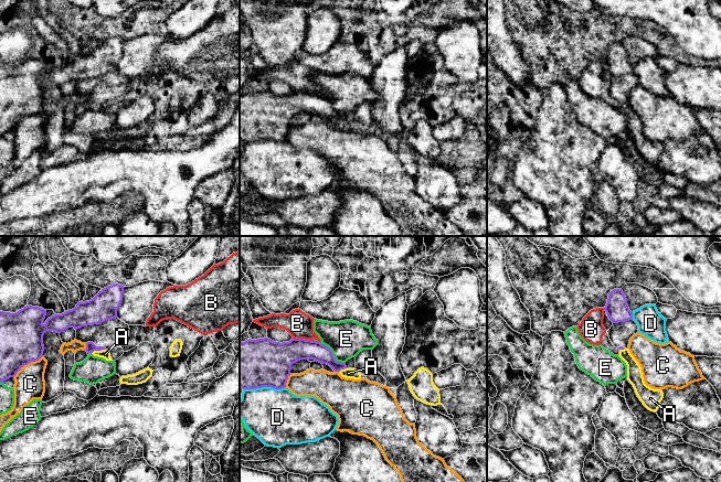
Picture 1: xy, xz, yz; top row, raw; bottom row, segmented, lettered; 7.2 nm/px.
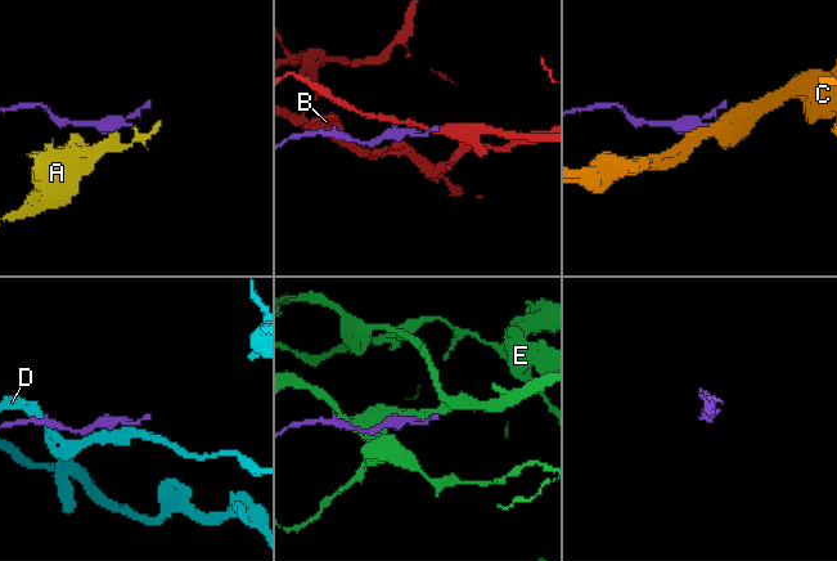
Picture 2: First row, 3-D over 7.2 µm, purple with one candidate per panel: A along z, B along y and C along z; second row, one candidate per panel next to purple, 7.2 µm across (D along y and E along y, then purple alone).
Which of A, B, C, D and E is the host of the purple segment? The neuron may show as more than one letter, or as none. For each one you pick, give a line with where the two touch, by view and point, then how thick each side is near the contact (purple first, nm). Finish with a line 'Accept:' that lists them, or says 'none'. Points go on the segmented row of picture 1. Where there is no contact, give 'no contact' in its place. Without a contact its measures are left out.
Accept: none

